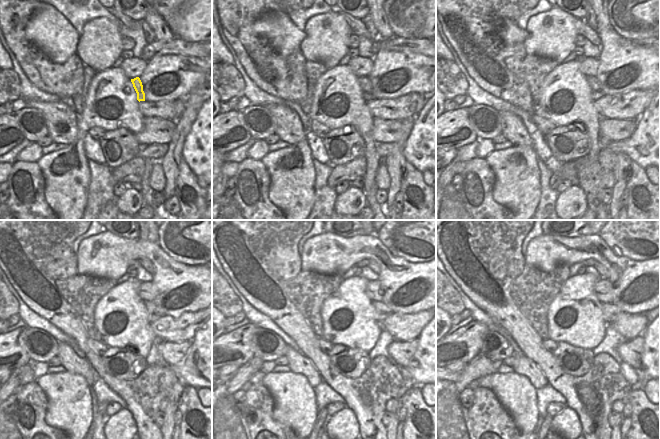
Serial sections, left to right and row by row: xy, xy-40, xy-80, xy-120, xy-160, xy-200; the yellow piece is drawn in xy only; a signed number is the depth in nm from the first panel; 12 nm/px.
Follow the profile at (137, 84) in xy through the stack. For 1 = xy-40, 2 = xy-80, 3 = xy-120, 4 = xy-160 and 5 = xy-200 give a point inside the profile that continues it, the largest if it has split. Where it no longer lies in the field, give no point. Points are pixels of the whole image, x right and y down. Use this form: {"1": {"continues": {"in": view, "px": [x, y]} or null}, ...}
{"1": {"continues": {"in": "xy-40", "px": [365, 83]}}, "2": {"continues": {"in": "xy-80", "px": [597, 92]}}, "3": {"continues": {"in": "xy-120", "px": [152, 309]}}, "4": {"continues": {"in": "xy-160", "px": [382, 311]}}, "5": {"continues": {"in": "xy-200", "px": [610, 312]}}}

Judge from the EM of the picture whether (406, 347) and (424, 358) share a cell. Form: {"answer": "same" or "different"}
{"answer": "different"}

